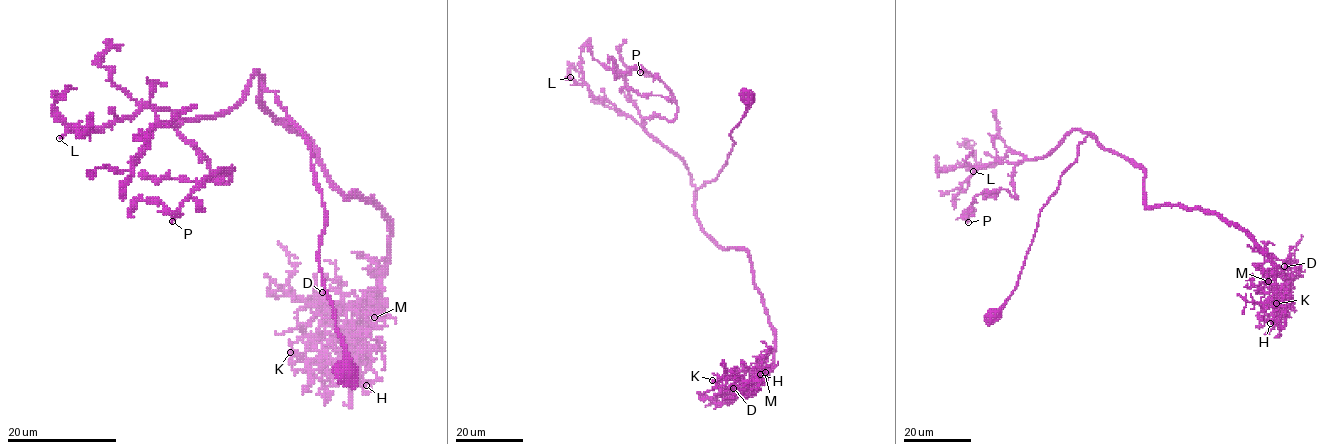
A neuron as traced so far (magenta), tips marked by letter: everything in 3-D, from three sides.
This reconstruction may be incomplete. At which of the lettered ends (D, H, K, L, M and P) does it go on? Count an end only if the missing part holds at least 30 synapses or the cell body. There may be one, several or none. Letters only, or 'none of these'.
H

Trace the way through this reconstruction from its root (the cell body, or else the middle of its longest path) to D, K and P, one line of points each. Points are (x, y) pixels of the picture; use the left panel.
D: (348, 369), (310, 145), (261, 81), (328, 179), (389, 220), (381, 281), (347, 306), (322, 292)
K: (348, 369), (310, 145), (261, 81), (328, 179), (389, 220), (366, 324), (321, 357), (290, 352)
P: (348, 369), (310, 145), (256, 71), (234, 107), (181, 122), (220, 179), (232, 170), (172, 221)

